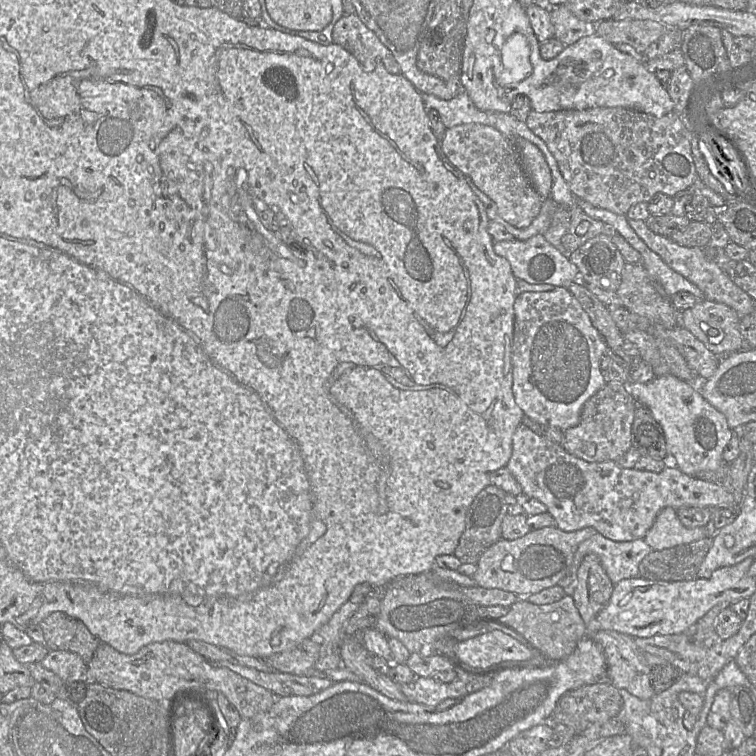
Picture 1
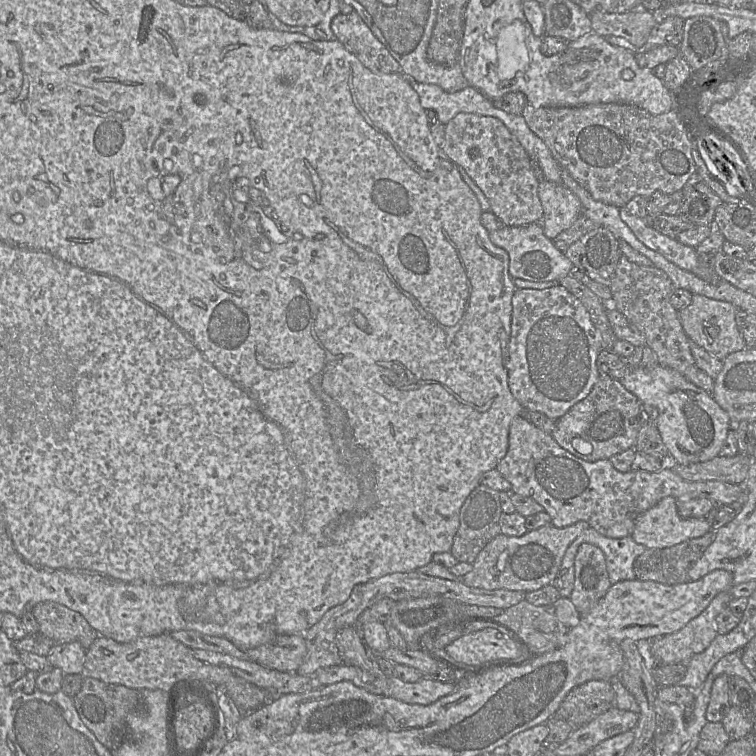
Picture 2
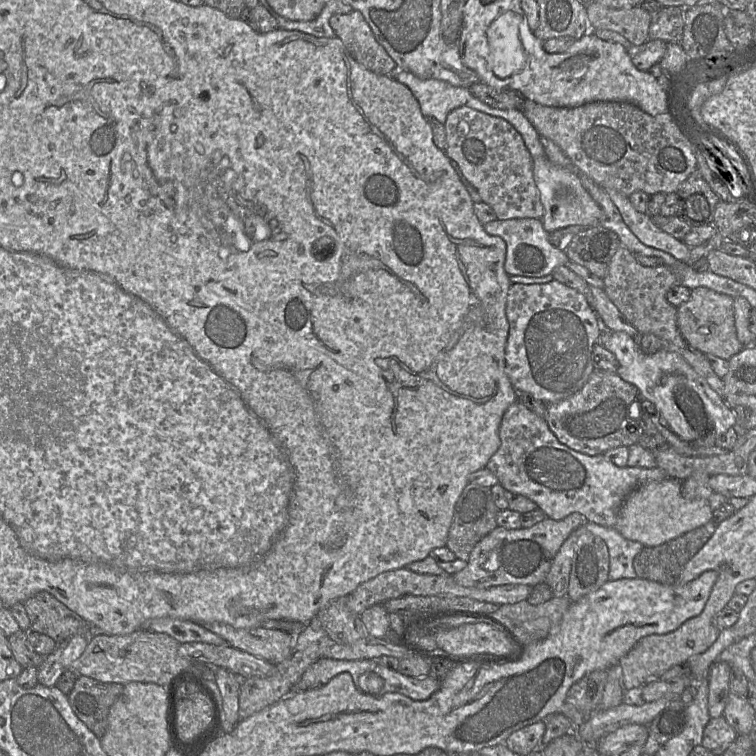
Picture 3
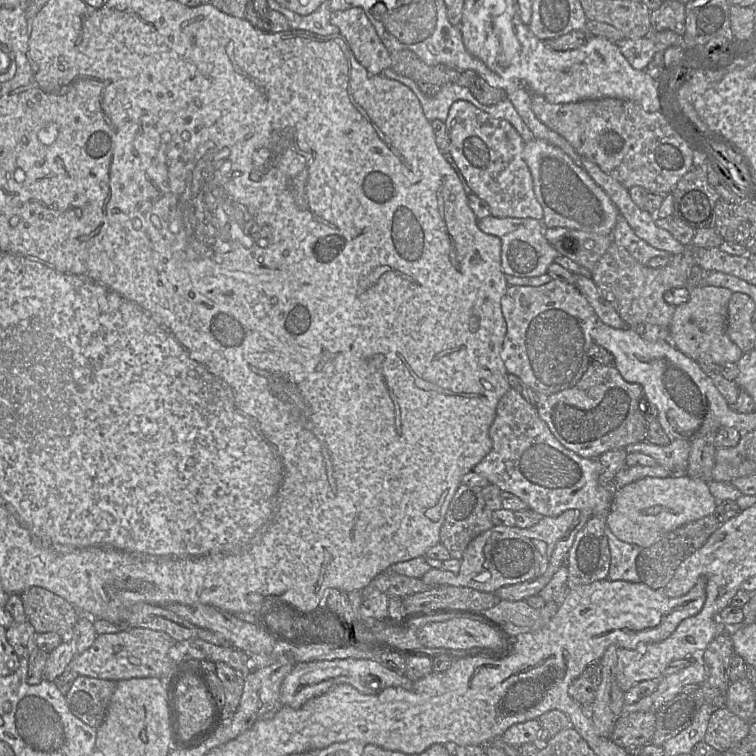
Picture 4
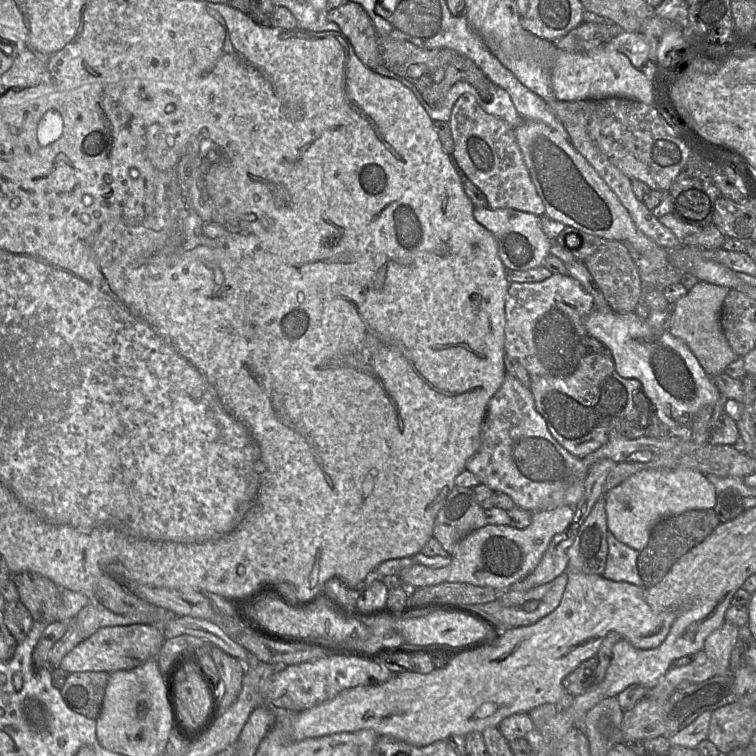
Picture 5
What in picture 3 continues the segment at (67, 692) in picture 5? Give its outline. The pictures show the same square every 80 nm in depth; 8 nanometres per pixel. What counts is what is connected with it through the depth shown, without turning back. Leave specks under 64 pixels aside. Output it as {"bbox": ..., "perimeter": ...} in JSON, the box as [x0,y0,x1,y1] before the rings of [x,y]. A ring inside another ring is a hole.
{"bbox":[68,675,124,738],"perimeter":[[[80,675],[69,693],[68,699],[76,716],[101,738],[107,729],[110,708],[122,694],[123,689],[124,684],[101,682],[91,677]]]}

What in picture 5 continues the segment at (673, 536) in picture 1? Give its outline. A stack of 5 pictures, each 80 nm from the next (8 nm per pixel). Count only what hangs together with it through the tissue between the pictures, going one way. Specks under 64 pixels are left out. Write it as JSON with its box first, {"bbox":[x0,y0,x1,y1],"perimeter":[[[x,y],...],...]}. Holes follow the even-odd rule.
{"bbox":[605,469,717,552],"perimeter":[[[645,469],[607,491],[605,498],[608,530],[620,542],[640,552],[660,520],[688,510],[714,508],[717,492],[706,475],[694,469]]]}

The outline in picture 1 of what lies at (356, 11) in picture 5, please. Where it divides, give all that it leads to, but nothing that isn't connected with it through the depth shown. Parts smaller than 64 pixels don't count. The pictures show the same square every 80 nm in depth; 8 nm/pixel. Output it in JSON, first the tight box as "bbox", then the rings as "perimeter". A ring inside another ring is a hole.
{"bbox":[333,13,400,74],"perimeter":[[[356,13],[343,15],[334,25],[333,43],[348,51],[364,71],[385,70],[400,74],[400,65],[391,51],[379,40],[357,16]]]}

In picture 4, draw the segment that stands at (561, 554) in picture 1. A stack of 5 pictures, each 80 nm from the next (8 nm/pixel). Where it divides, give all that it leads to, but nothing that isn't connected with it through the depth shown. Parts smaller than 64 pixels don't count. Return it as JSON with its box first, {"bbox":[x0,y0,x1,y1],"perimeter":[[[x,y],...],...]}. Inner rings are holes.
{"bbox":[421,509,580,593],"perimeter":[[[569,509],[556,517],[543,516],[530,528],[494,525],[468,544],[457,573],[432,567],[421,579],[431,586],[452,585],[494,593],[503,586],[536,578],[545,571],[556,543],[567,533],[579,513],[580,510]]]}

